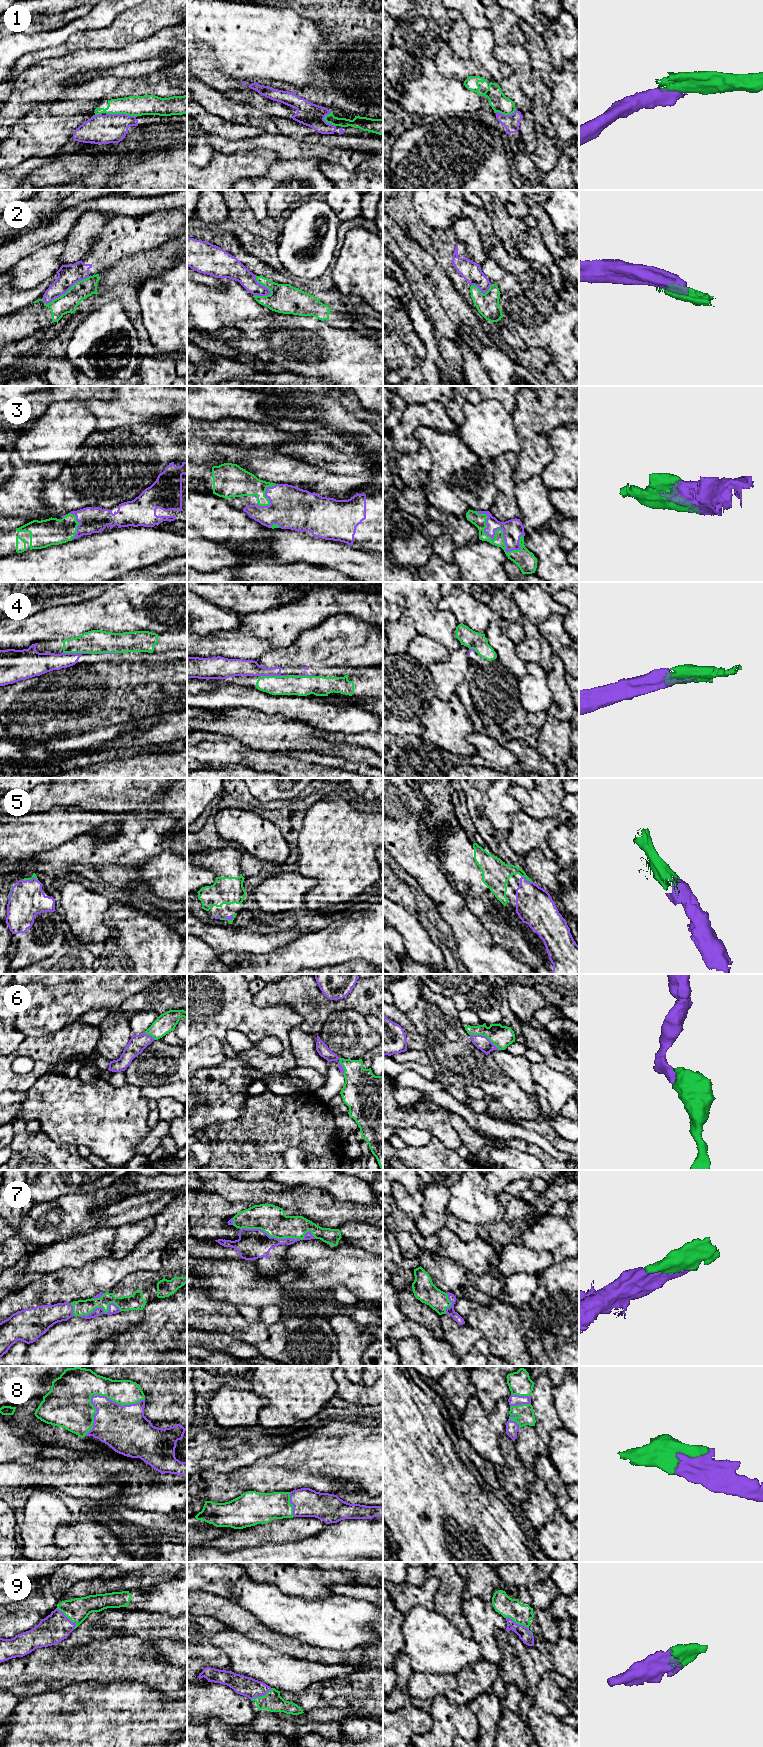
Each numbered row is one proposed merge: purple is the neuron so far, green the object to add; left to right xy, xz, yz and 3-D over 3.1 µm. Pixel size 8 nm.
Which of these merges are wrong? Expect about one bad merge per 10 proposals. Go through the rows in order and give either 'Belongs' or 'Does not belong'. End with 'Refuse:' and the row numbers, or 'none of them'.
1: Does not belong
2: Does not belong
3: Belongs
4: Belongs
5: Belongs
6: Belongs
7: Belongs
8: Belongs
9: Belongs
Refuse: 1, 2

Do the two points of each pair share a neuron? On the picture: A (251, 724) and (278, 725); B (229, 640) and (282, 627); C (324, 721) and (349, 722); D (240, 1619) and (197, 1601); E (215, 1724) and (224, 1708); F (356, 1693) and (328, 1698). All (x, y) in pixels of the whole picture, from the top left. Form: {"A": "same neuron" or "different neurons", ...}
{"A": "same neuron", "B": "same neuron", "C": "same neuron", "D": "same neuron", "E": "different neurons", "F": "same neuron"}

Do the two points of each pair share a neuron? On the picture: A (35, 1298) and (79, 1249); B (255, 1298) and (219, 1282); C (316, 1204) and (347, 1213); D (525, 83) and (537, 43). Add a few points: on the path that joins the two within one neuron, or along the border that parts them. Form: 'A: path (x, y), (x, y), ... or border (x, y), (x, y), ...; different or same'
A: border (84, 1264), (79, 1267), (65, 1267), (43, 1274); different
B: path (246, 1296), (228, 1282); same
C: path (324, 1210), (327, 1212), (339, 1212); same
D: border (527, 54), (532, 68); different

